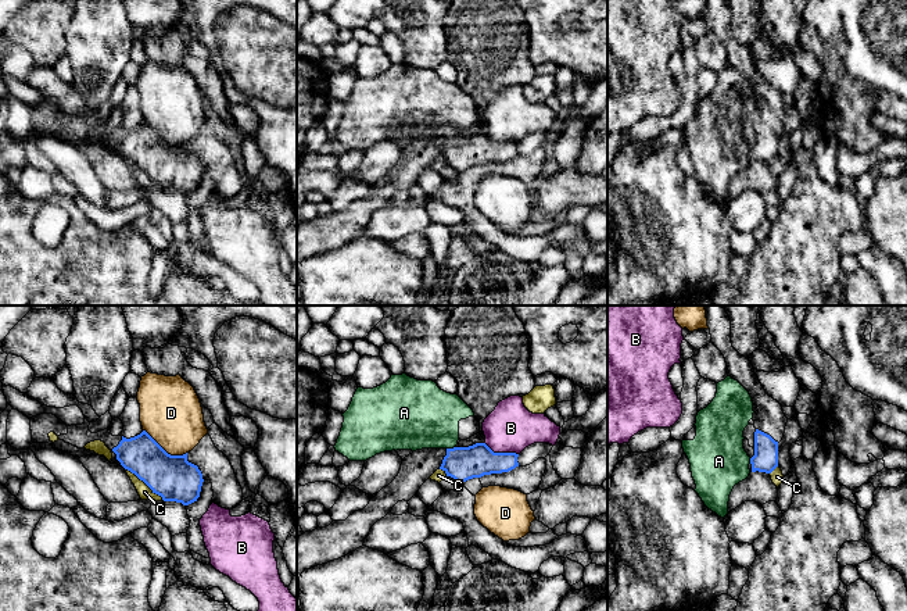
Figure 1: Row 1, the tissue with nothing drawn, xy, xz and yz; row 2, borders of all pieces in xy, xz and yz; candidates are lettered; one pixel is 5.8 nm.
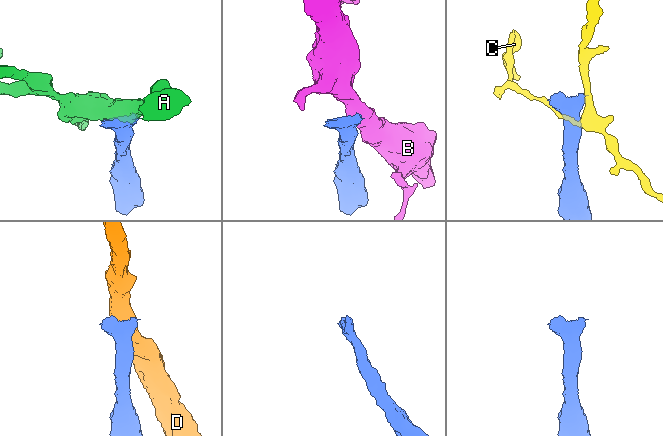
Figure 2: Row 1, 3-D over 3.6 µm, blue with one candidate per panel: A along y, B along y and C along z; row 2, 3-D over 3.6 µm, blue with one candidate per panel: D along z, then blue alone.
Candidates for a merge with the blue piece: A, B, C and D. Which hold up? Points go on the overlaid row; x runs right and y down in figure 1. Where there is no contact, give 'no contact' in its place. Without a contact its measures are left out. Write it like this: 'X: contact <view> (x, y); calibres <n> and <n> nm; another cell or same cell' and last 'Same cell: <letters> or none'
A: contact xz (451, 449); calibres 190 and 360 nm; same cell
B: contact xz (501, 453); calibres 190 and 280 nm; another cell
C: contact xy (144, 482); calibres 260 and 80 nm; another cell
D: contact xy (164, 450); calibres 260 and 360 nm; another cell
Same cell: A

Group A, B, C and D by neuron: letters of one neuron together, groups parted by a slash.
A / B / C / D

